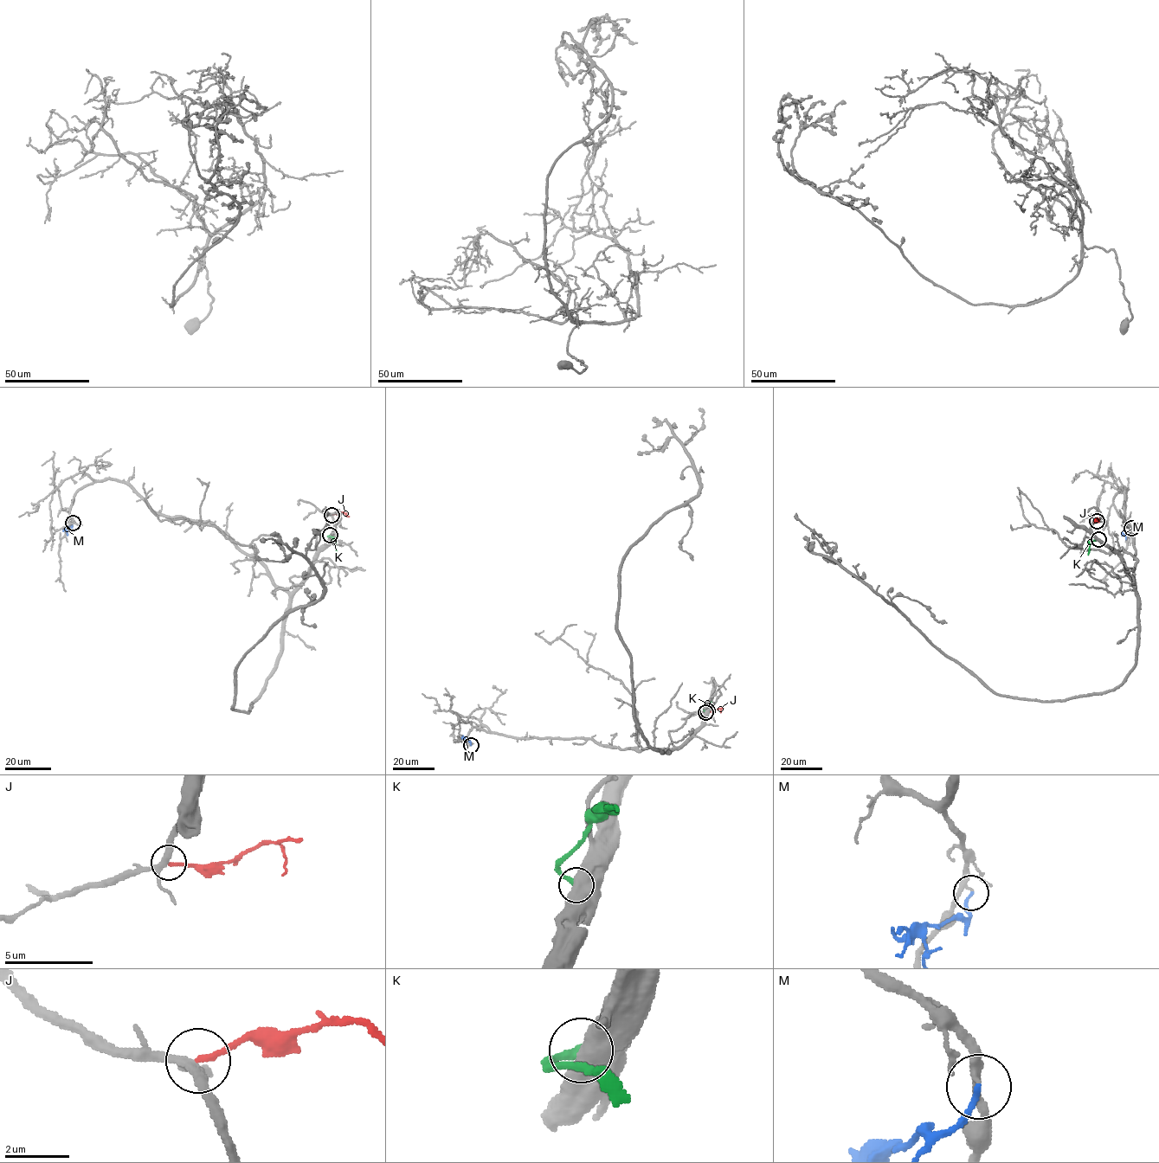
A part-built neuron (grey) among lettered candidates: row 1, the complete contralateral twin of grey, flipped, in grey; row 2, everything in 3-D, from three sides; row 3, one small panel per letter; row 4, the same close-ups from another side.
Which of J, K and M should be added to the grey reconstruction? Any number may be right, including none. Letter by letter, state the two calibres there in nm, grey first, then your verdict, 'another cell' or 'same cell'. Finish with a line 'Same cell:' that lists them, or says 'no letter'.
J: calibres 260 and 170 nm; another cell
K: calibres 800 and 300 nm; another cell
M: calibres 220 and 170 nm; another cell
Same cell: no letter

